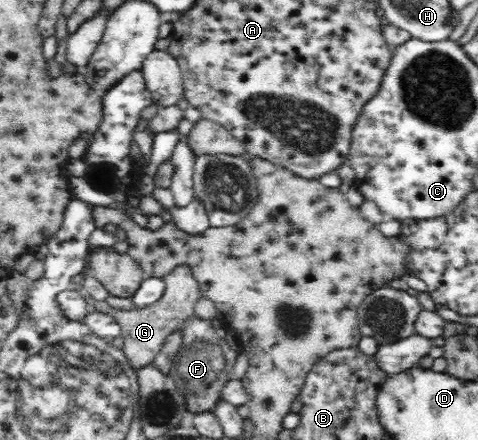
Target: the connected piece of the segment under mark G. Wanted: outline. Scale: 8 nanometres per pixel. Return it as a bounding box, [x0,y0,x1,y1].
[109,265,203,369]

